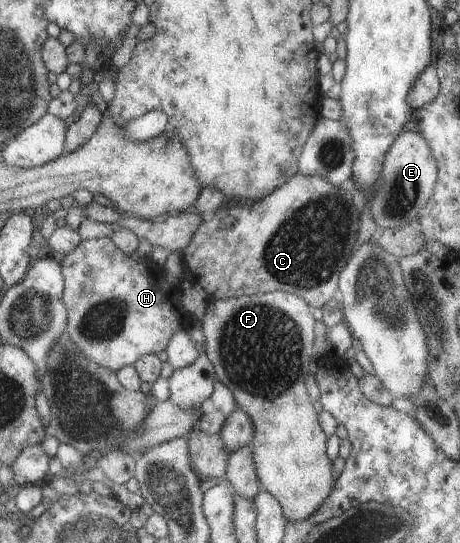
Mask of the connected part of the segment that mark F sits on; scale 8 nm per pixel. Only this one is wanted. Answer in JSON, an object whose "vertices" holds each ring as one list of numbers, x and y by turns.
{"vertices":[[267,292,255,296,214,299,207,303,204,317,200,320,205,335,206,354,221,381,253,423,251,449,263,489,269,491,281,504,287,521,305,521,311,513,323,505,333,491,335,475,333,463,327,457,327,436,319,425,314,400,307,393,305,379,310,374,309,364,316,360,313,355,315,341,315,317,312,307,287,292]]}

